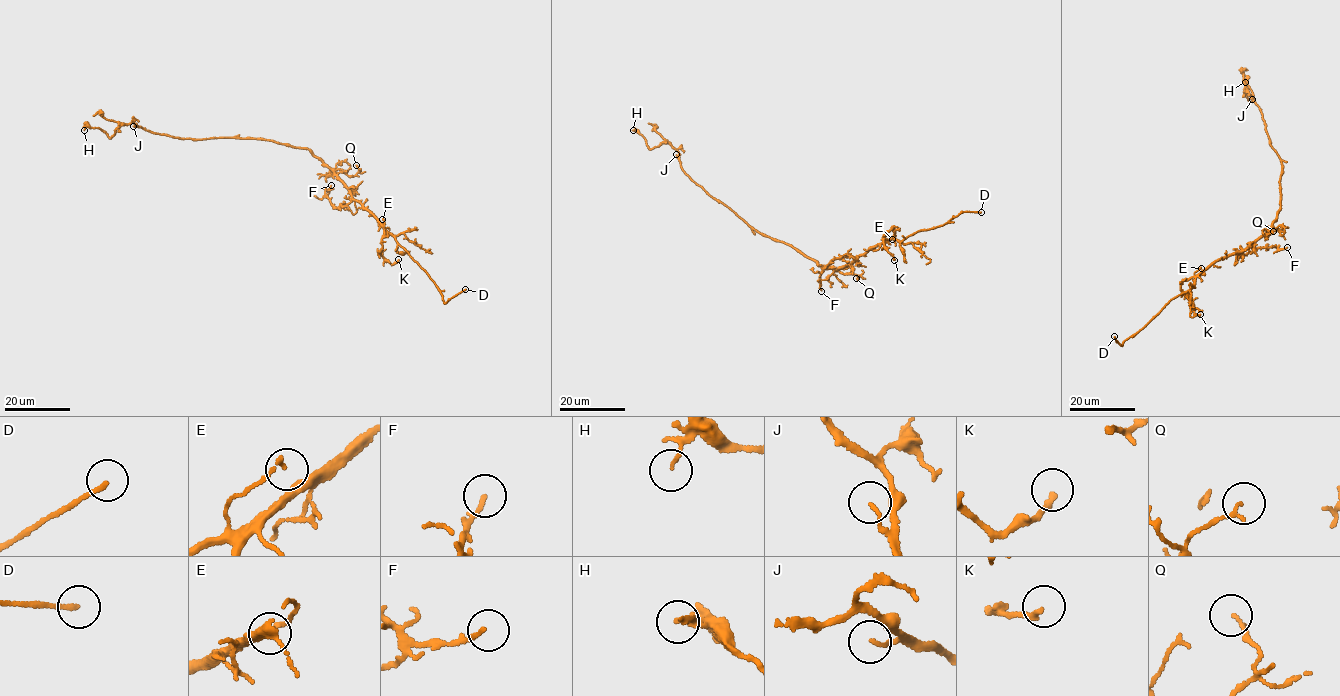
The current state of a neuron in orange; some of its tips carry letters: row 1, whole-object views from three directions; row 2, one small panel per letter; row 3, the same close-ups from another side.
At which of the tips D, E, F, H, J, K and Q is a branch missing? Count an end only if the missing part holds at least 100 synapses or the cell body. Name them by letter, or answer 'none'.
D

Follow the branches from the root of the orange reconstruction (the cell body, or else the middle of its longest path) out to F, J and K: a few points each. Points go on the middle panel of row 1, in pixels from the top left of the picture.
F: (818, 264), (834, 270), (846, 266), (855, 258), (845, 255), (830, 261), (819, 278), (821, 291)
J: (818, 264), (790, 245), (750, 228), (691, 181), (676, 154)
K: (818, 264), (834, 270), (846, 266), (893, 237), (892, 227), (883, 241), (894, 260)

